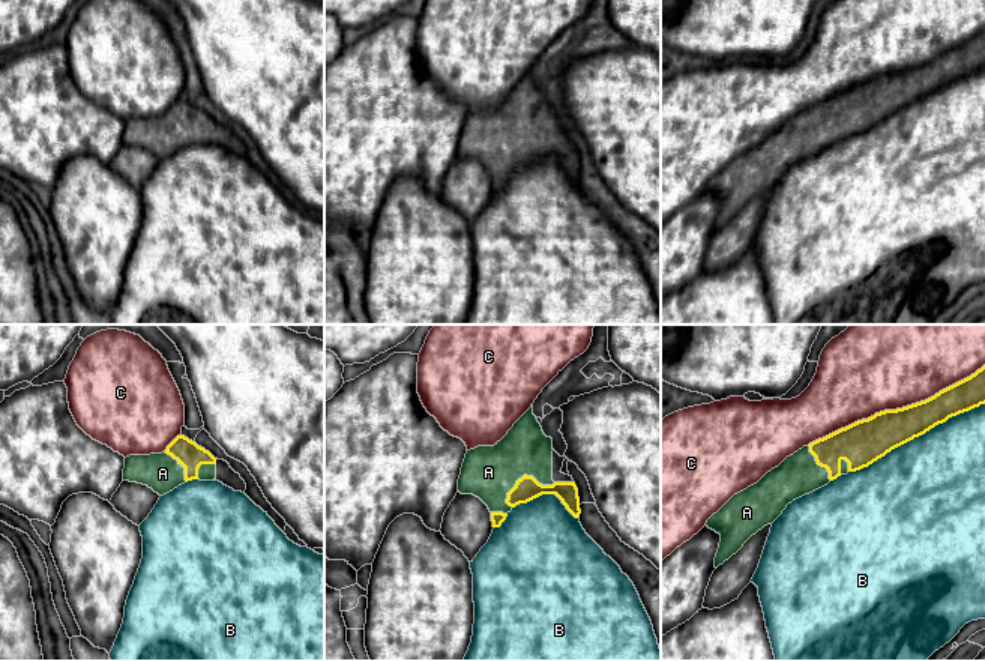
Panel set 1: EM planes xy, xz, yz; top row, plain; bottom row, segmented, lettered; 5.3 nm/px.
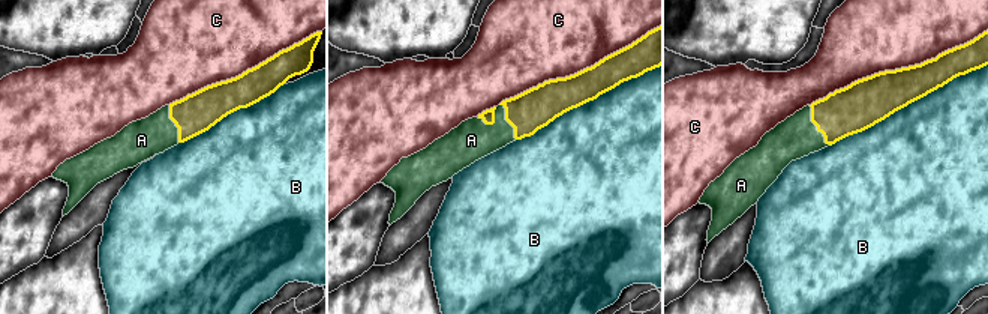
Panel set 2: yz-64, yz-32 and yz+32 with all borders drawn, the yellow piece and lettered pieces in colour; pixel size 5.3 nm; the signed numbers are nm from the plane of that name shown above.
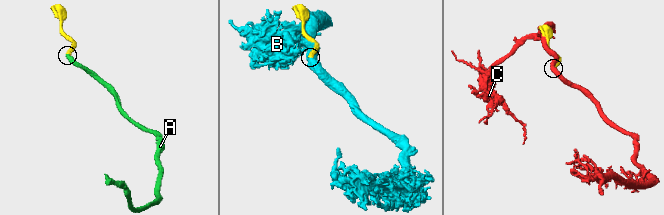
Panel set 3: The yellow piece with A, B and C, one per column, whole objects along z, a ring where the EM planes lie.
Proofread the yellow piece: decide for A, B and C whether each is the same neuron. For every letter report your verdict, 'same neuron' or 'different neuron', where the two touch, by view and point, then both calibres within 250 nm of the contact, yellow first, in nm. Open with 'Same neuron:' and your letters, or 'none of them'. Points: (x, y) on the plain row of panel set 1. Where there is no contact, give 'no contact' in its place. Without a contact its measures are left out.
Same neuron: A
A: same neuron | xz (524, 138) | 130/280 nm
B: different neuron | yz (916, 99) | 220/480 nm
C: different neuron | yz (897, 72) | 240/420 nm

